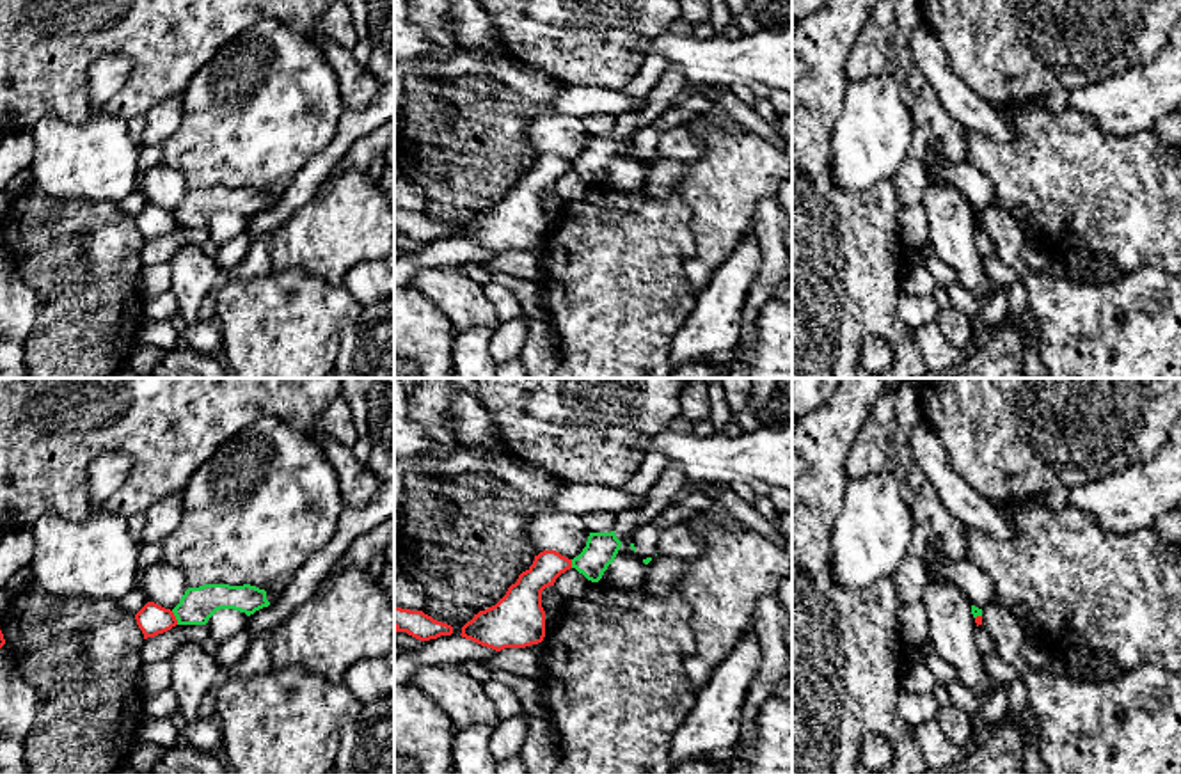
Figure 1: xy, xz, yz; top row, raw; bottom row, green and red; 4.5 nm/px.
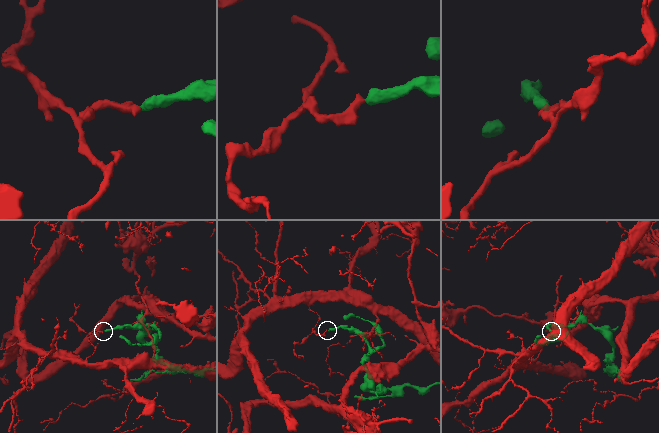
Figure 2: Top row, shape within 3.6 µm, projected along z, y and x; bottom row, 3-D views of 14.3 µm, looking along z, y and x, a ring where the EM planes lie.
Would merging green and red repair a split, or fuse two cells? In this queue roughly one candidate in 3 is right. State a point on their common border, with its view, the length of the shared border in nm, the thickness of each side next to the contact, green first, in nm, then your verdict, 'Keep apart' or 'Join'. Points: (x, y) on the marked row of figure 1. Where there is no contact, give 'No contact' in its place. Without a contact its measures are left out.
Touches green at xy (176, 618). Shared border 70 nm. Thickness 160 nm (green) against 140 nm. Keep apart

